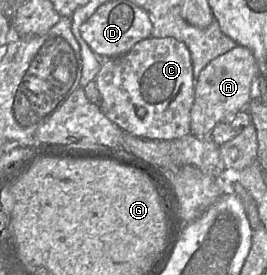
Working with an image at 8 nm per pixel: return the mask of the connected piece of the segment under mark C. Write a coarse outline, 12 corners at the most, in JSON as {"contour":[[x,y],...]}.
{"contour":[[143,39],[107,58],[101,111],[156,140],[191,133],[184,42]]}

